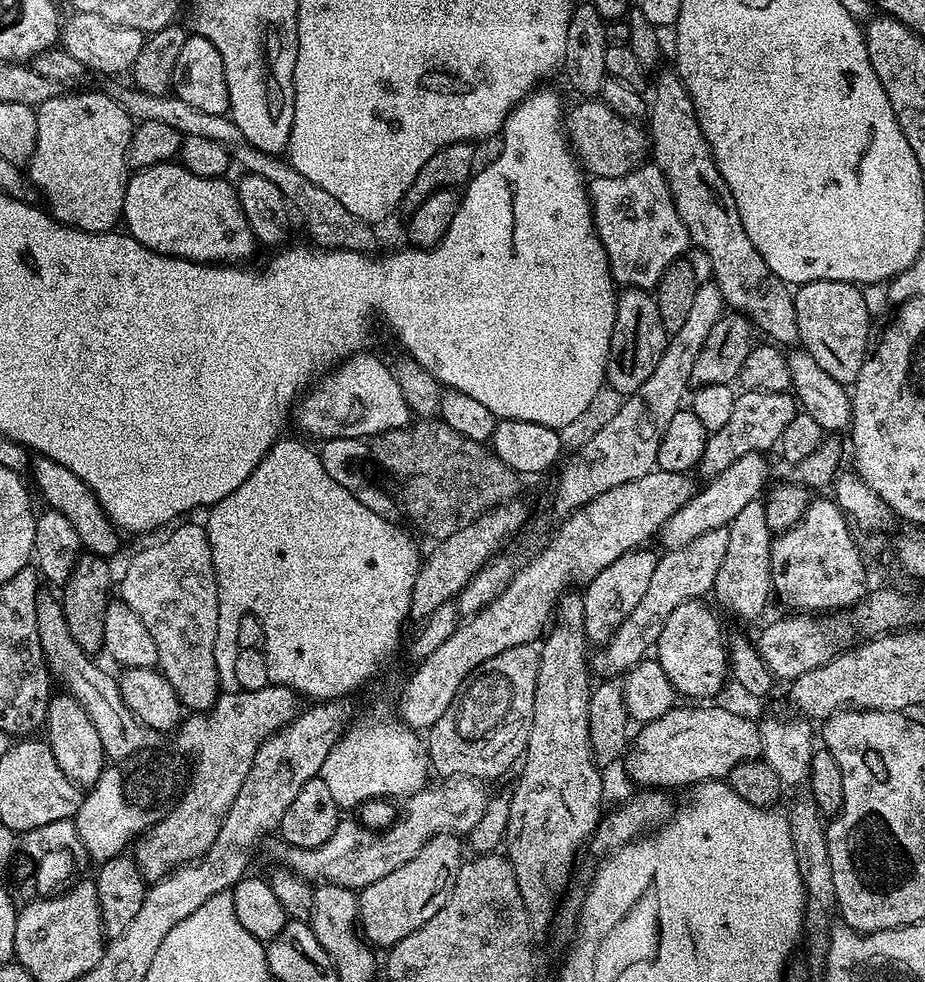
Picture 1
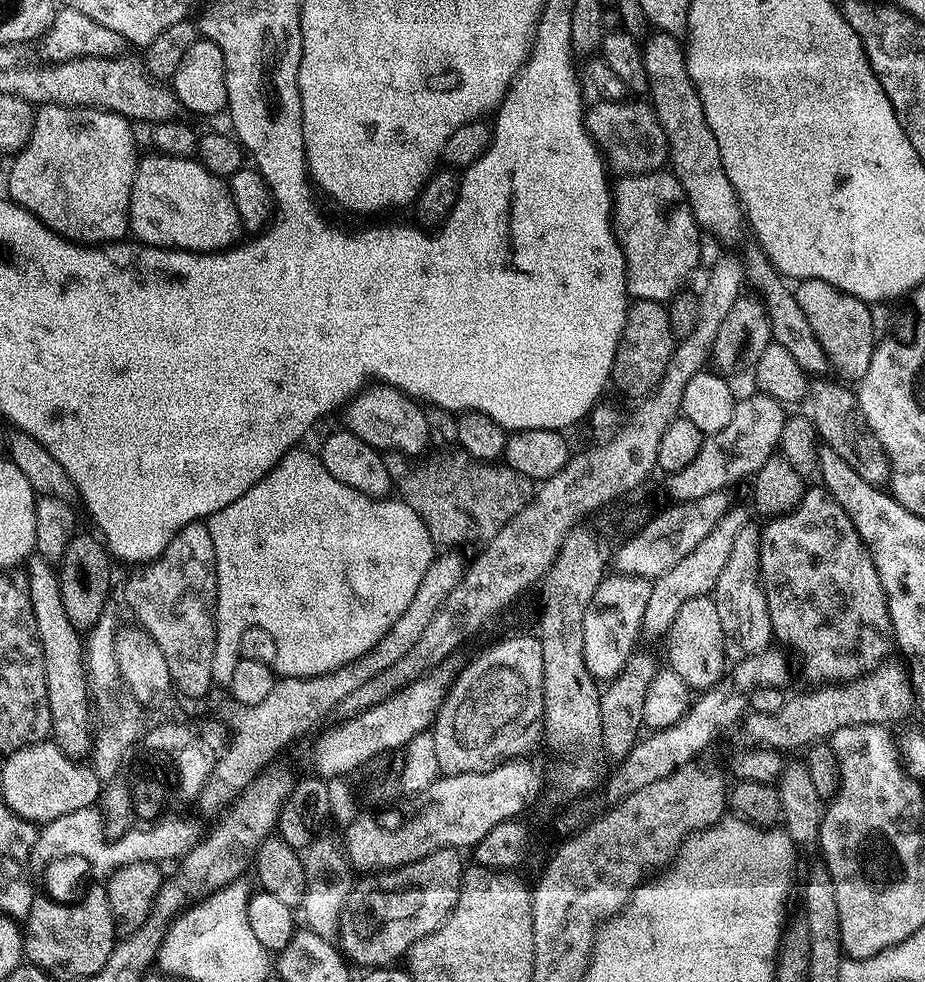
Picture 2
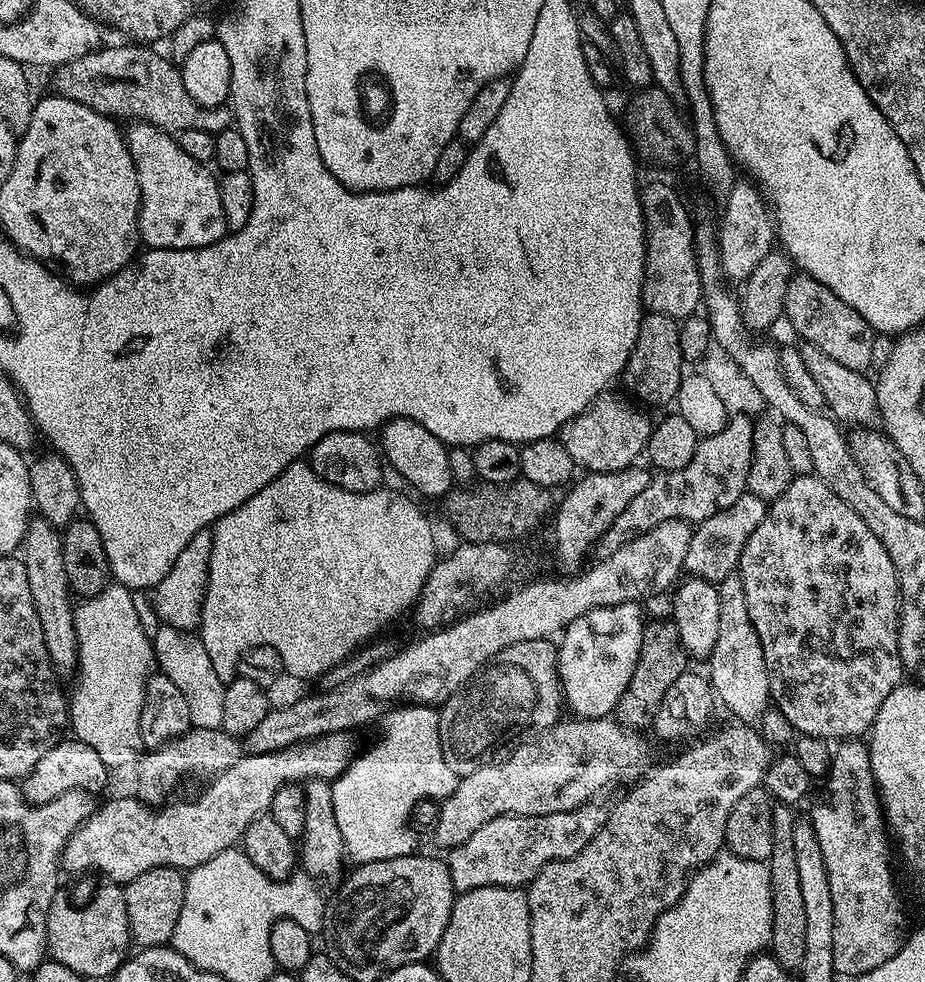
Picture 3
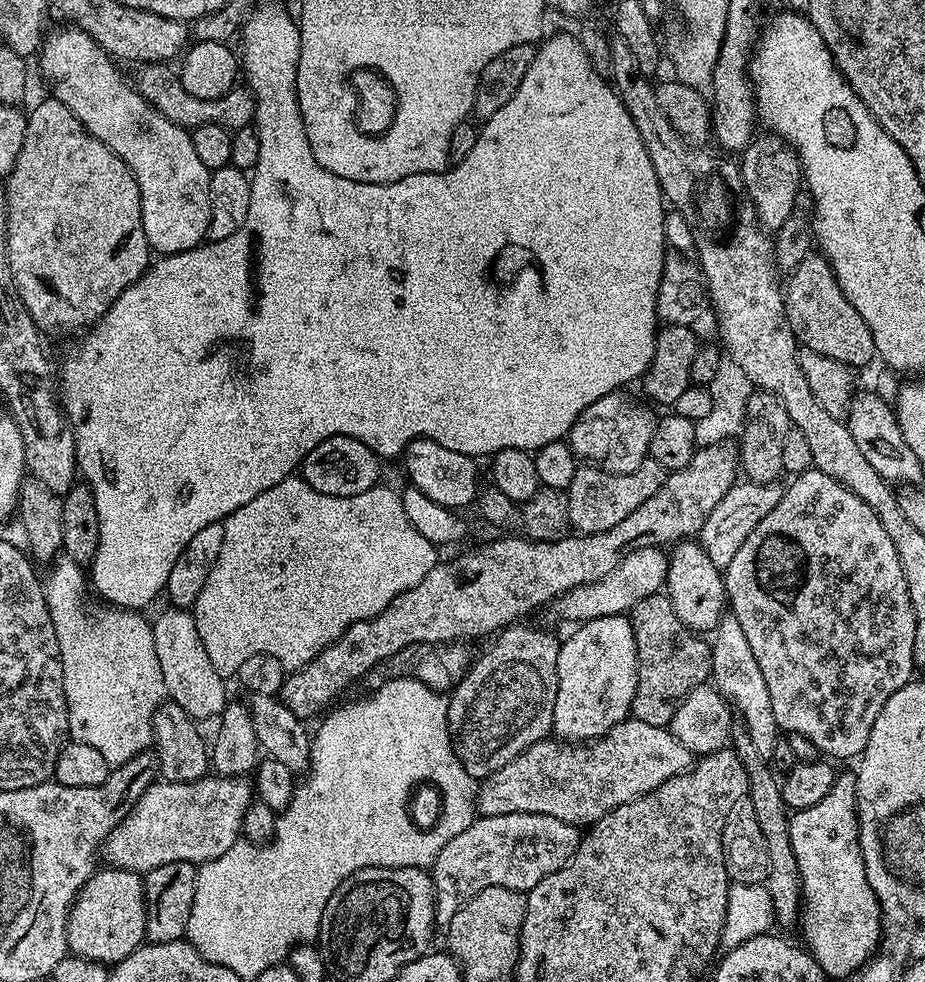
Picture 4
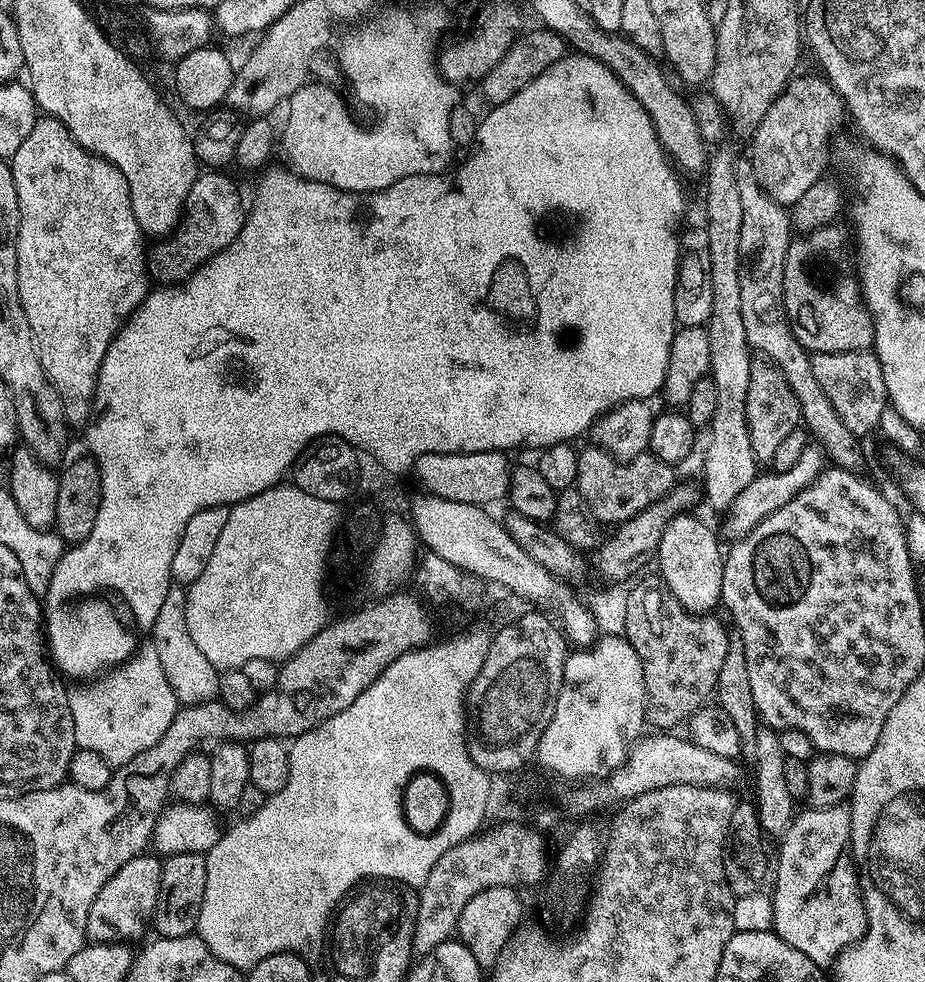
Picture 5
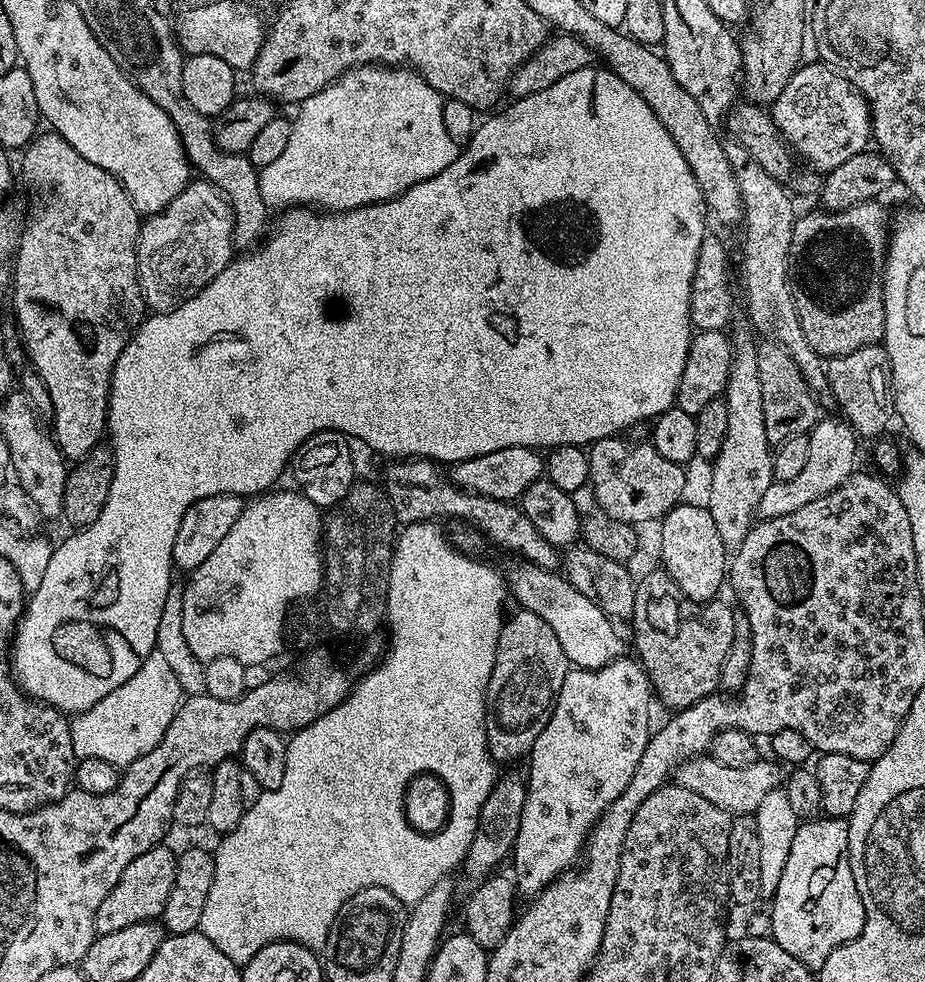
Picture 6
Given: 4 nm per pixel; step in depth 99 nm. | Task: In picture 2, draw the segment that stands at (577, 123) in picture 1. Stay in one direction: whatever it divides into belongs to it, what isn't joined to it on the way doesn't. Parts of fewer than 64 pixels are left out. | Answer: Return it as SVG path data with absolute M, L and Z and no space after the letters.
M644 98L623 100L597 99L597 104L587 109L586 122L596 145L602 151L606 164L620 176L637 176L659 172L669 163L668 138L658 114Z

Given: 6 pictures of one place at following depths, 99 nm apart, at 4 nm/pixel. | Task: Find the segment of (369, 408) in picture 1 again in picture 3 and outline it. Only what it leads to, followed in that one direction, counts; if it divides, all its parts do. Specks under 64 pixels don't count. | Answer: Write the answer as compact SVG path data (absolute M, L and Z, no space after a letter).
M396 416L379 429L378 435L380 435L378 444L386 457L387 467L391 471L393 468L406 483L413 484L422 495L444 498L453 491L454 481L450 470L449 449L437 436L430 434L426 426Z

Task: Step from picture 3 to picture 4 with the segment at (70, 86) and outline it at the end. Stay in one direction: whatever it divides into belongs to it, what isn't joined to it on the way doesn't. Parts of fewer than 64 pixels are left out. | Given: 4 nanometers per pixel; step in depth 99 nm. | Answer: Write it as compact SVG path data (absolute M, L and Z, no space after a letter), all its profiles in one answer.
M167 63L146 64L139 69L135 83L140 93L150 101L170 122L180 128L194 129L207 124L217 124L229 130L247 128L253 123L256 115L256 102L251 92L244 86L233 86L222 98L194 98L186 86L182 86L179 75L172 72Z

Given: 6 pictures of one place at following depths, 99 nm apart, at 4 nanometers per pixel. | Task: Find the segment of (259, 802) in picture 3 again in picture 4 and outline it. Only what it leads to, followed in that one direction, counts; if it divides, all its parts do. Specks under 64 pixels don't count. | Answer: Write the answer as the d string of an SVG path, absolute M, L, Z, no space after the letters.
M209 774L194 782L170 782L165 779L153 782L138 798L128 817L105 838L103 859L105 856L108 859L105 861L113 868L125 868L143 874L170 862L190 862L199 866L218 858L218 854L226 854L226 850L230 850L230 846L241 839L244 815L254 799L253 785L246 781L239 776Z

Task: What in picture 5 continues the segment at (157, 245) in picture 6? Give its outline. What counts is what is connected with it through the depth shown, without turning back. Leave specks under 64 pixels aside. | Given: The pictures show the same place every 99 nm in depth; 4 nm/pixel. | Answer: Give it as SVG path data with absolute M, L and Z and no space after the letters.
M204 170L199 173L190 188L188 202L184 207L184 215L179 228L167 238L161 239L156 248L156 264L151 265L150 272L160 282L183 282L196 269L214 254L218 254L234 238L238 238L238 230L242 230L246 215L246 200L240 197L234 181L224 170Z

